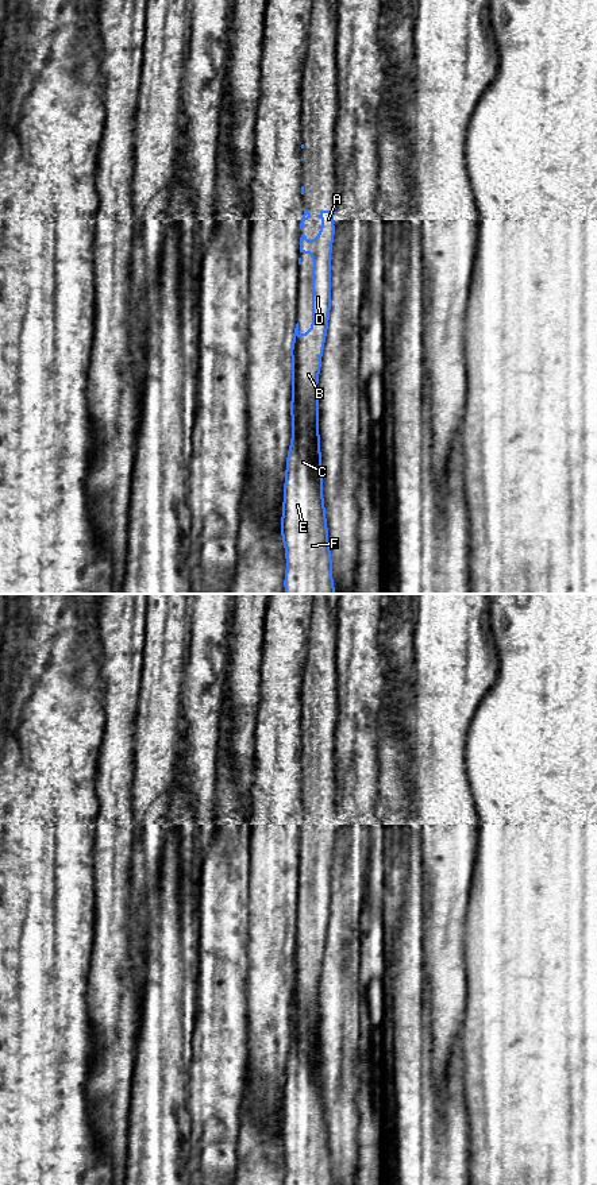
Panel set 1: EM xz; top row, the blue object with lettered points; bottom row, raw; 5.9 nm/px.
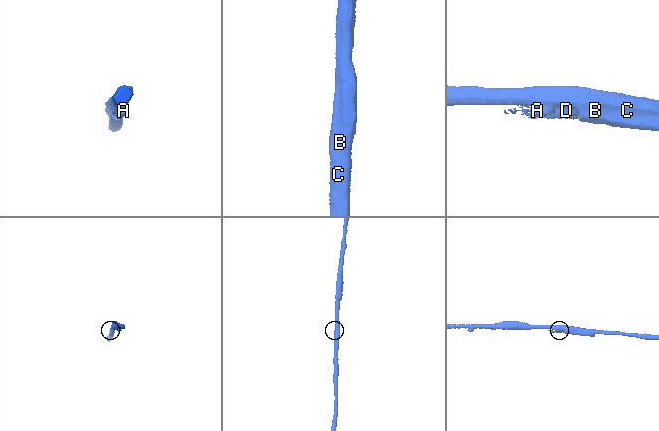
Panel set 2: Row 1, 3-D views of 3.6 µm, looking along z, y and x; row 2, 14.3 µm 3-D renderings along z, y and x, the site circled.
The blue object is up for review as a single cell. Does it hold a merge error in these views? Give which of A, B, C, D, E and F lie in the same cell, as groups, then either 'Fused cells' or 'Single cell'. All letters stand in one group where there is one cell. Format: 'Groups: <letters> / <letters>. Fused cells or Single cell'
Groups: A C D E F / B. Fused cells

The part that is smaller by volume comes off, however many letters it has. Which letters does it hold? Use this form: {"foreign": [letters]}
{"foreign": ["B"]}

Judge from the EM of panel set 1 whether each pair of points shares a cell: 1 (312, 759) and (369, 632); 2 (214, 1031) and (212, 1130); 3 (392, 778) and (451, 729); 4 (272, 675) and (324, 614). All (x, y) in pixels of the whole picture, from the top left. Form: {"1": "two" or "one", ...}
{"1": "two", "2": "one", "3": "two", "4": "two"}

